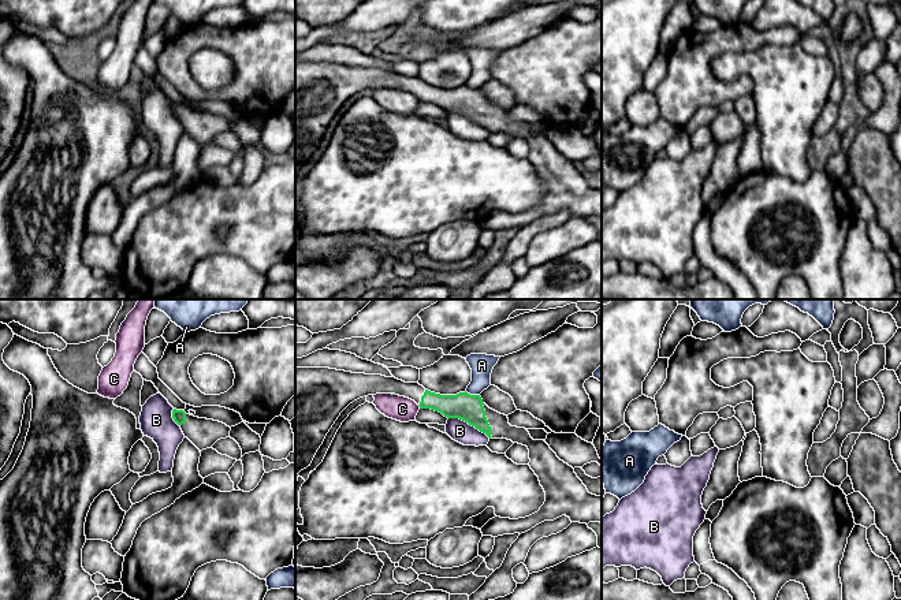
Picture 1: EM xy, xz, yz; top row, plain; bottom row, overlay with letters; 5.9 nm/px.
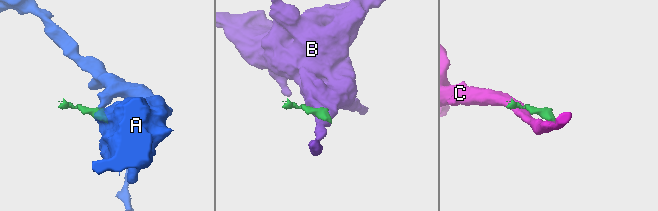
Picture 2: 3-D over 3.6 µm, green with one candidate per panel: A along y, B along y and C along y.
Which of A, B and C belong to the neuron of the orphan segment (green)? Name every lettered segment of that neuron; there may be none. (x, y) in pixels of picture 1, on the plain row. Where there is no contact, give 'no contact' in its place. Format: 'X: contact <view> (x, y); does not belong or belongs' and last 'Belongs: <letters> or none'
A: contact xz (472, 89); does not belong
B: contact xz (469, 118); does not belong
C: contact xz (419, 99); does not belong
Belongs: none

